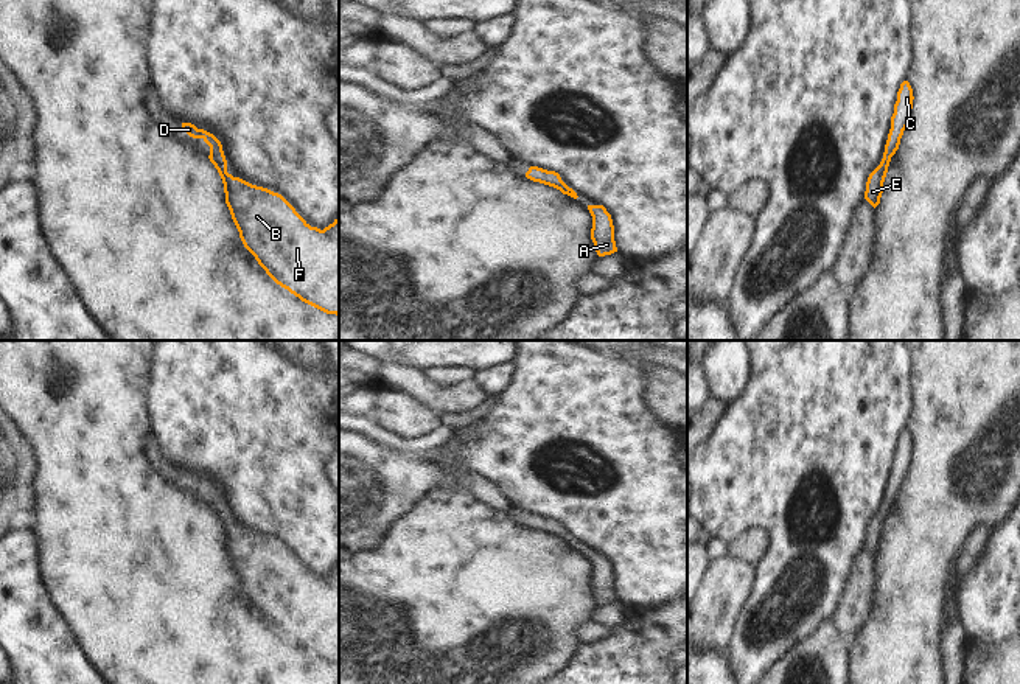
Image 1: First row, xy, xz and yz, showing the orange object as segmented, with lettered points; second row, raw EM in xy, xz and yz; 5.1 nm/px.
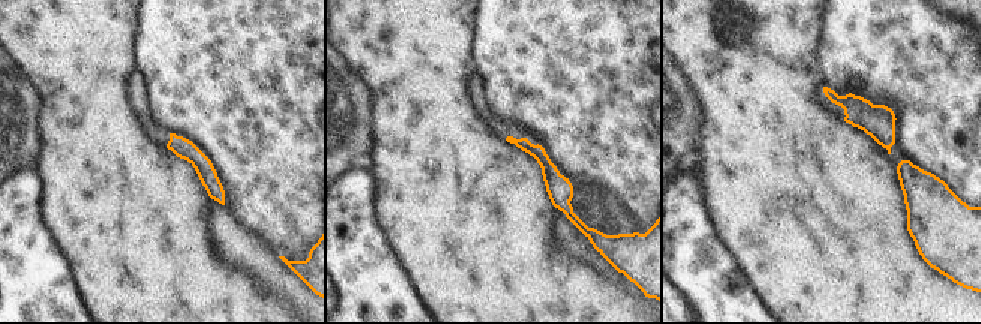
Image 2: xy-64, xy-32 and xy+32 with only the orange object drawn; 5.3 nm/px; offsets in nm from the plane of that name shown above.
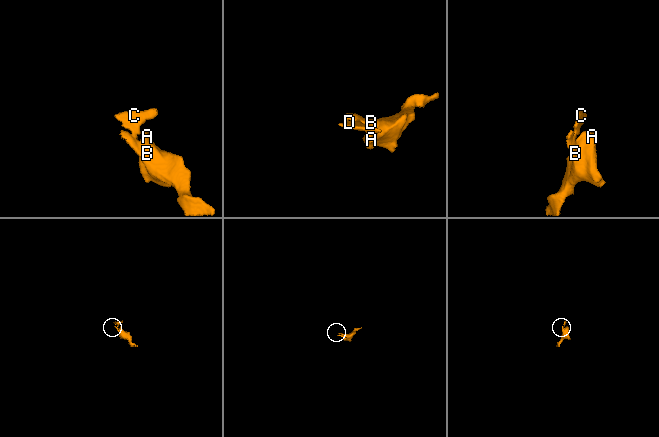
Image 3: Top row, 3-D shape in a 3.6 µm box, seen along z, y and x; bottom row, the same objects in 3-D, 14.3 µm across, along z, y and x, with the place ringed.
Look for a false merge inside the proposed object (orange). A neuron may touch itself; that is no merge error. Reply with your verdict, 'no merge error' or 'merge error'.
no merge error

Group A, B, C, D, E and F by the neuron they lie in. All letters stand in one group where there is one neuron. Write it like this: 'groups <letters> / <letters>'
groups A B C D E F

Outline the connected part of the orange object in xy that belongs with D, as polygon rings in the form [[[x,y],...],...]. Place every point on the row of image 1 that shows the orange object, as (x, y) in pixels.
[[[191,123],[182,131],[210,146],[239,238],[266,274],[302,302],[339,316],[339,218],[323,230],[311,227],[281,194],[229,174],[213,134]]]

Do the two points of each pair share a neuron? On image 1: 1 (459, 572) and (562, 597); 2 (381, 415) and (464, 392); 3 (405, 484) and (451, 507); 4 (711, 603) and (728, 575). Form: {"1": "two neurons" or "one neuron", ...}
{"1": "one neuron", "2": "two neurons", "3": "two neurons", "4": "one neuron"}

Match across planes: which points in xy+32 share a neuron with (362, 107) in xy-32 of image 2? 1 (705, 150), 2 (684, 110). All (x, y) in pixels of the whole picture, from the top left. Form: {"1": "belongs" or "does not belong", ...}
{"1": "does not belong", "2": "belongs"}

